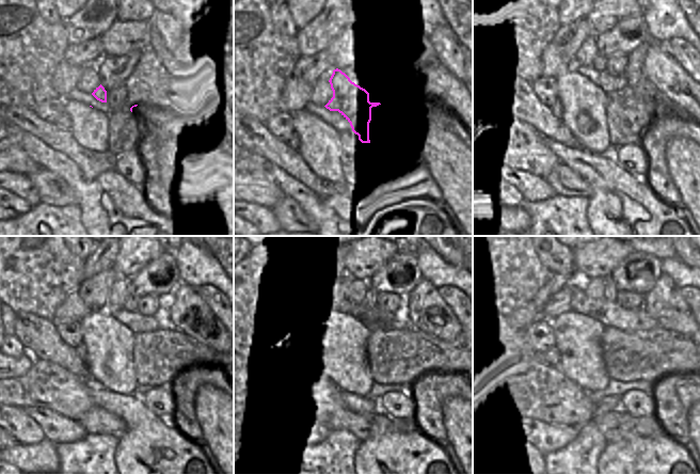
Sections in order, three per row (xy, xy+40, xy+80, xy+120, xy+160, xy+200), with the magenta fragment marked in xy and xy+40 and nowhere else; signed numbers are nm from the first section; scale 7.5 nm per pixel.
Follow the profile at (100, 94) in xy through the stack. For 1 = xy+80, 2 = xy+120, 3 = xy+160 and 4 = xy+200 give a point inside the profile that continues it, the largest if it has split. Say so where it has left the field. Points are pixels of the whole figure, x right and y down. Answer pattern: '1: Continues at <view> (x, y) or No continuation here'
1: Continues at xy+80 (584, 104)
2: Continues at xy+120 (108, 343)
3: Continues at xy+160 (344, 334)
4: Continues at xy+200 (578, 331).

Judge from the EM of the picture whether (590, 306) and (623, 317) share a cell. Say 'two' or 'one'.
one

